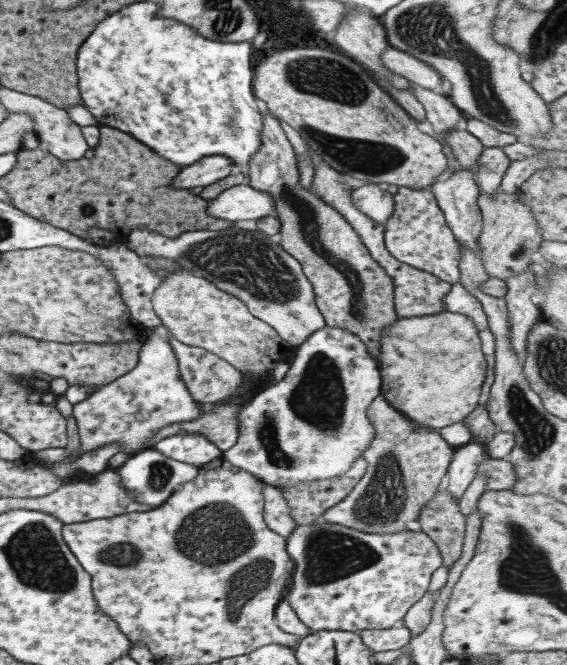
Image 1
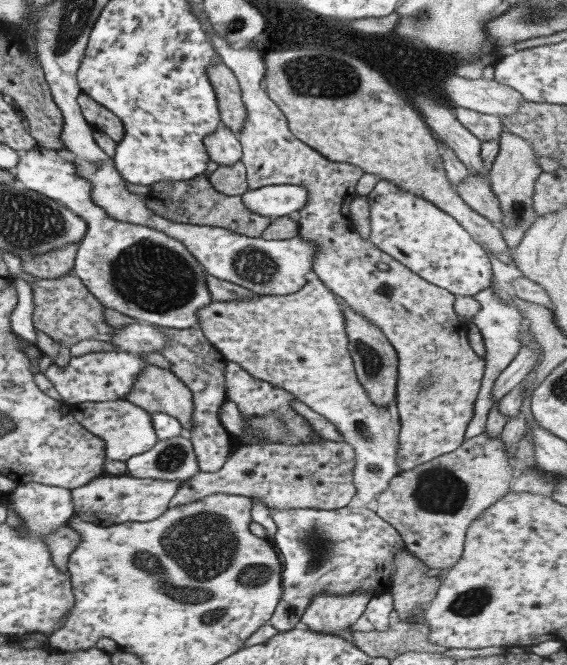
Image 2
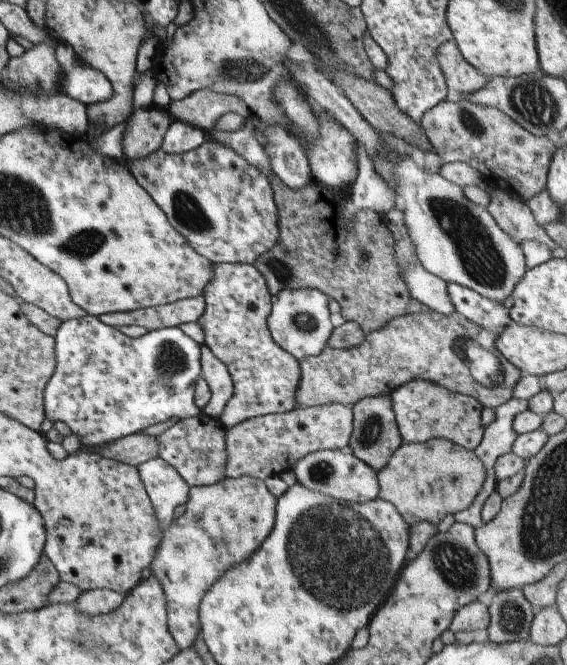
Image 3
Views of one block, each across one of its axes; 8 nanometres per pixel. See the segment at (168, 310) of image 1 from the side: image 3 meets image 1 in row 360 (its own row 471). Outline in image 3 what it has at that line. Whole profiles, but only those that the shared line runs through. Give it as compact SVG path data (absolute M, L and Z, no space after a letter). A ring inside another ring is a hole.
M337 403L296 406L281 413L257 416L225 429L225 477L249 476L265 480L283 471L291 471L295 462L323 450L343 449L349 443L352 408Z

